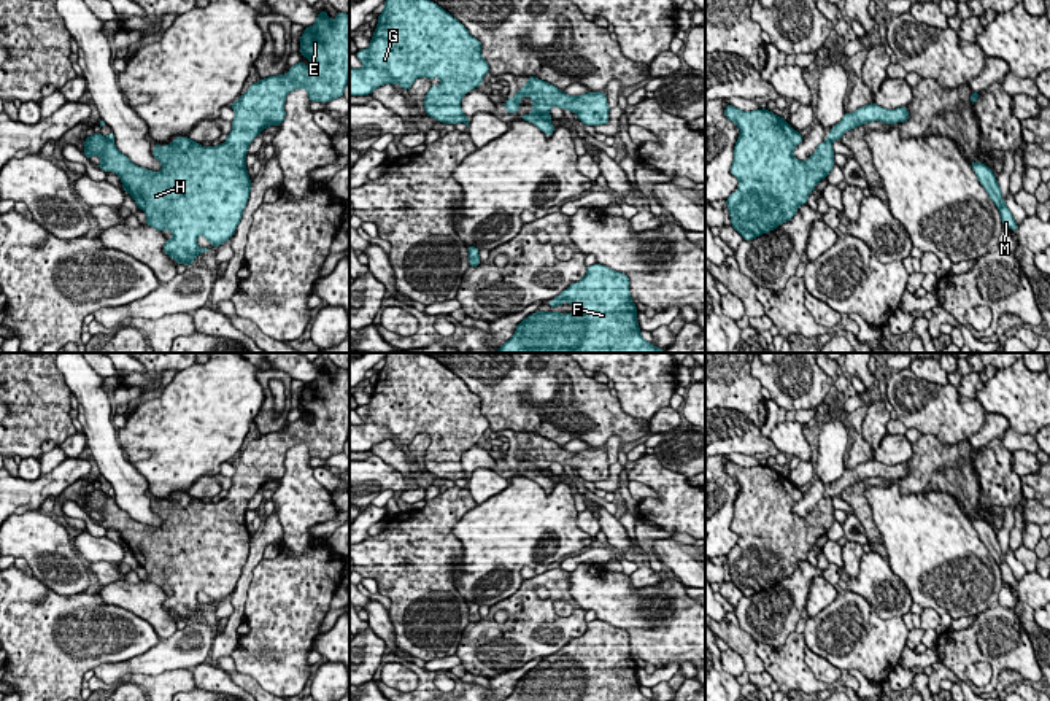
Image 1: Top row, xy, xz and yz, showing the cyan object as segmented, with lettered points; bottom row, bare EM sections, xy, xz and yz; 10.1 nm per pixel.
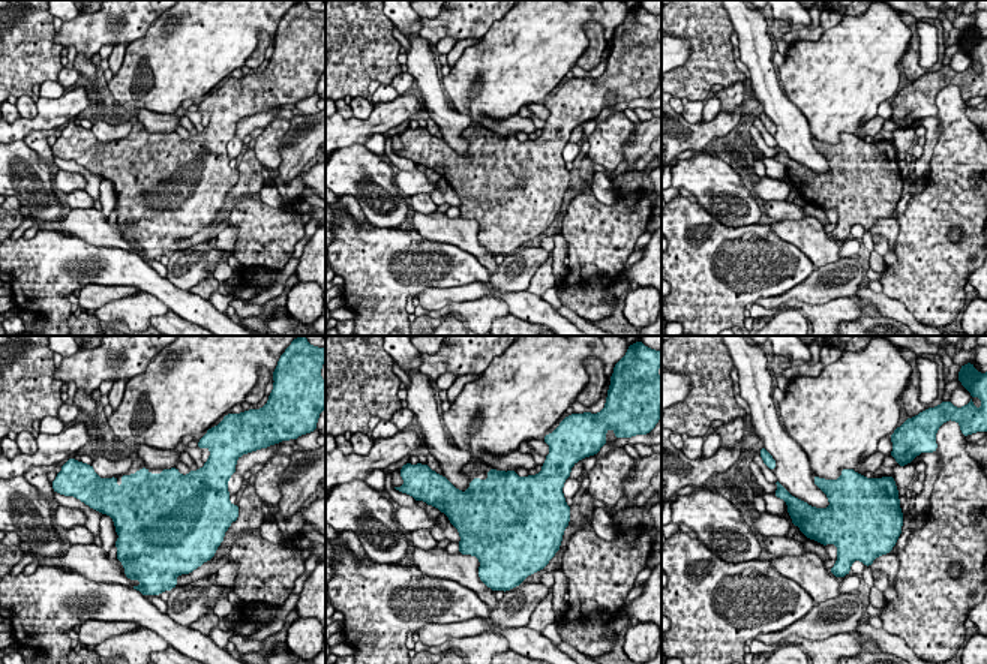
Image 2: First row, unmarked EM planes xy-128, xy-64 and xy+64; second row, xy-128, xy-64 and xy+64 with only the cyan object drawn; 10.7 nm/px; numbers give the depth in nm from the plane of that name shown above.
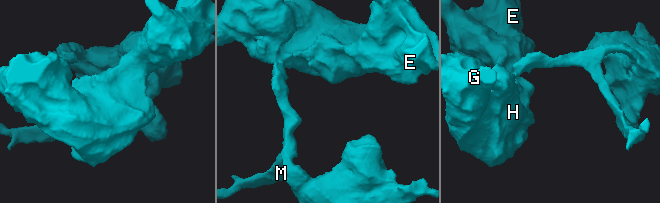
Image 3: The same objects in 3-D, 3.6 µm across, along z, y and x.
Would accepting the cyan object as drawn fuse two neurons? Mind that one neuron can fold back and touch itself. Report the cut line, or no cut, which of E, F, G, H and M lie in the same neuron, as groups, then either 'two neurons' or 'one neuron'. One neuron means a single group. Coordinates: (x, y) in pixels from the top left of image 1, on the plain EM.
cut yz (828, 495), (831, 498); groups E G H / F M; two neurons

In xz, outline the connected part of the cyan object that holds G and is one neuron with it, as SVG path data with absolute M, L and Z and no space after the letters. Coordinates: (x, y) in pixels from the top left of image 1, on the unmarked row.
M388 353L378 381L367 405L356 409L362 424L349 423L349 450L370 451L373 445L397 439L410 445L416 434L440 434L440 442L430 442L424 456L426 471L445 478L467 478L461 466L462 453L478 443L489 428L481 413L481 399L456 374L424 353Z

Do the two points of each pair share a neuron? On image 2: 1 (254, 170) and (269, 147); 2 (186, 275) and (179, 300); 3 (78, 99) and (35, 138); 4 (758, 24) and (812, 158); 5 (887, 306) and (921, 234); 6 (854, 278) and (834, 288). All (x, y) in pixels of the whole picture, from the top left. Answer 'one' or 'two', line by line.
1: two
2: two
3: two
4: one
5: two
6: one

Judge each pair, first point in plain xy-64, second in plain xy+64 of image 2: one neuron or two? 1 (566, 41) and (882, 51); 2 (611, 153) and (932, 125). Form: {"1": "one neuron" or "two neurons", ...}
{"1": "one neuron", "2": "two neurons"}

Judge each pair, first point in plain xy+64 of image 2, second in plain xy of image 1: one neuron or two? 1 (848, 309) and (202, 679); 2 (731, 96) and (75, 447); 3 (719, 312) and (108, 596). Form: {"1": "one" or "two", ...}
{"1": "two", "2": "one", "3": "two"}

